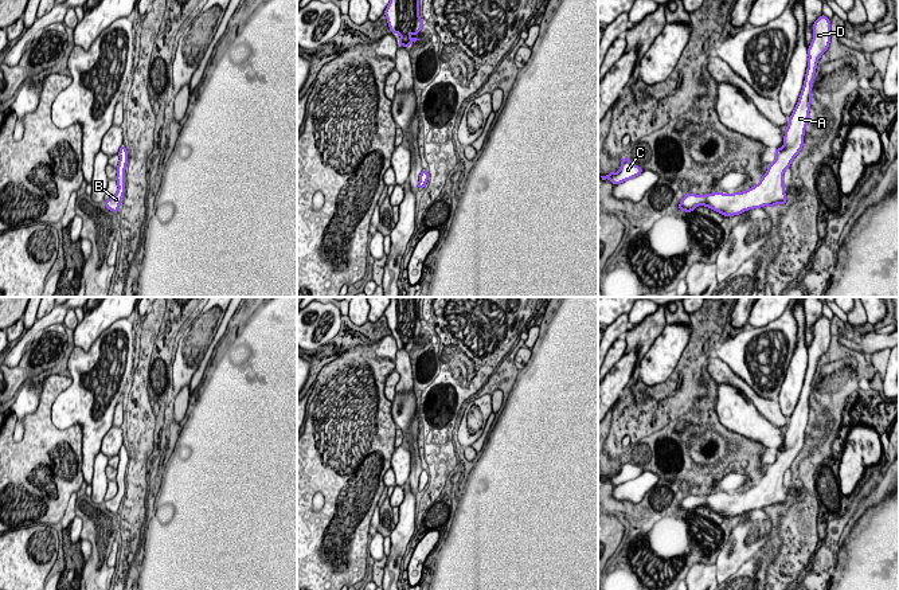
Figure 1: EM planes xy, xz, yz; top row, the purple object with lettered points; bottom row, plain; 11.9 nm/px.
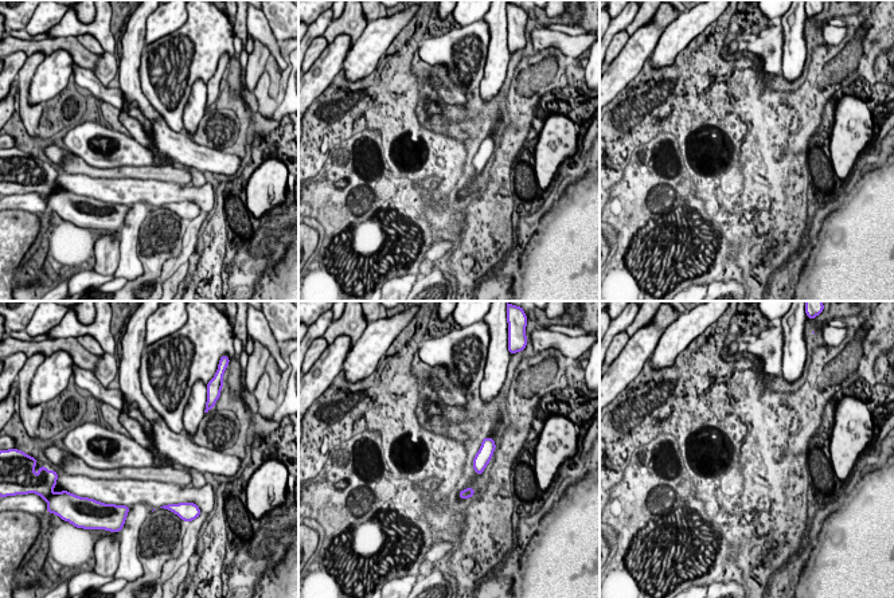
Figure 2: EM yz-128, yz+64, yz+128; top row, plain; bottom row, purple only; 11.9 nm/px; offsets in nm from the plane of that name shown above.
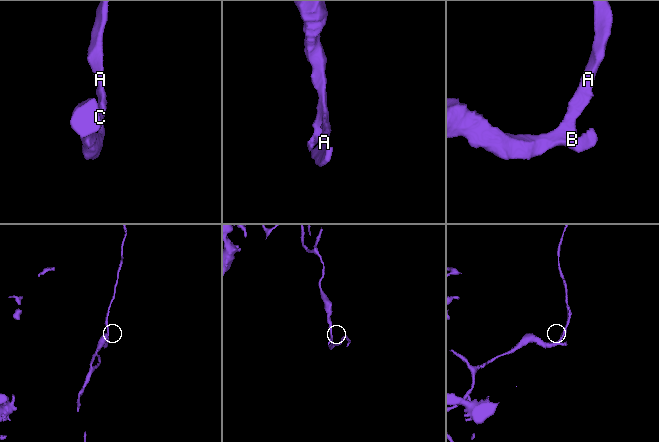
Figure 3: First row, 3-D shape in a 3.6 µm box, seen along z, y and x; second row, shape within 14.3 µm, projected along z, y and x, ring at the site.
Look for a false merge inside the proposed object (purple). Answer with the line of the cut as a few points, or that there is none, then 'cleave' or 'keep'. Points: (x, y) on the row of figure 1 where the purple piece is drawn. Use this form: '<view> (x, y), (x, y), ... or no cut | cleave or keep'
no cut | keep

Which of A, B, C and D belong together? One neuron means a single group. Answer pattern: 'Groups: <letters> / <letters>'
Groups: A B C D

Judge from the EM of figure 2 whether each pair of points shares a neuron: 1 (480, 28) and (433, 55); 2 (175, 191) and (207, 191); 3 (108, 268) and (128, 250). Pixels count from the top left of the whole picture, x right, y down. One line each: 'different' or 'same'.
1: same
2: same
3: different

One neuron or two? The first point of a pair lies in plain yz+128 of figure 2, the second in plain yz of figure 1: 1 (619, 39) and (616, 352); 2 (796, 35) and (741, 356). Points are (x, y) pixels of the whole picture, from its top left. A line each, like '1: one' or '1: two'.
1: one
2: two

